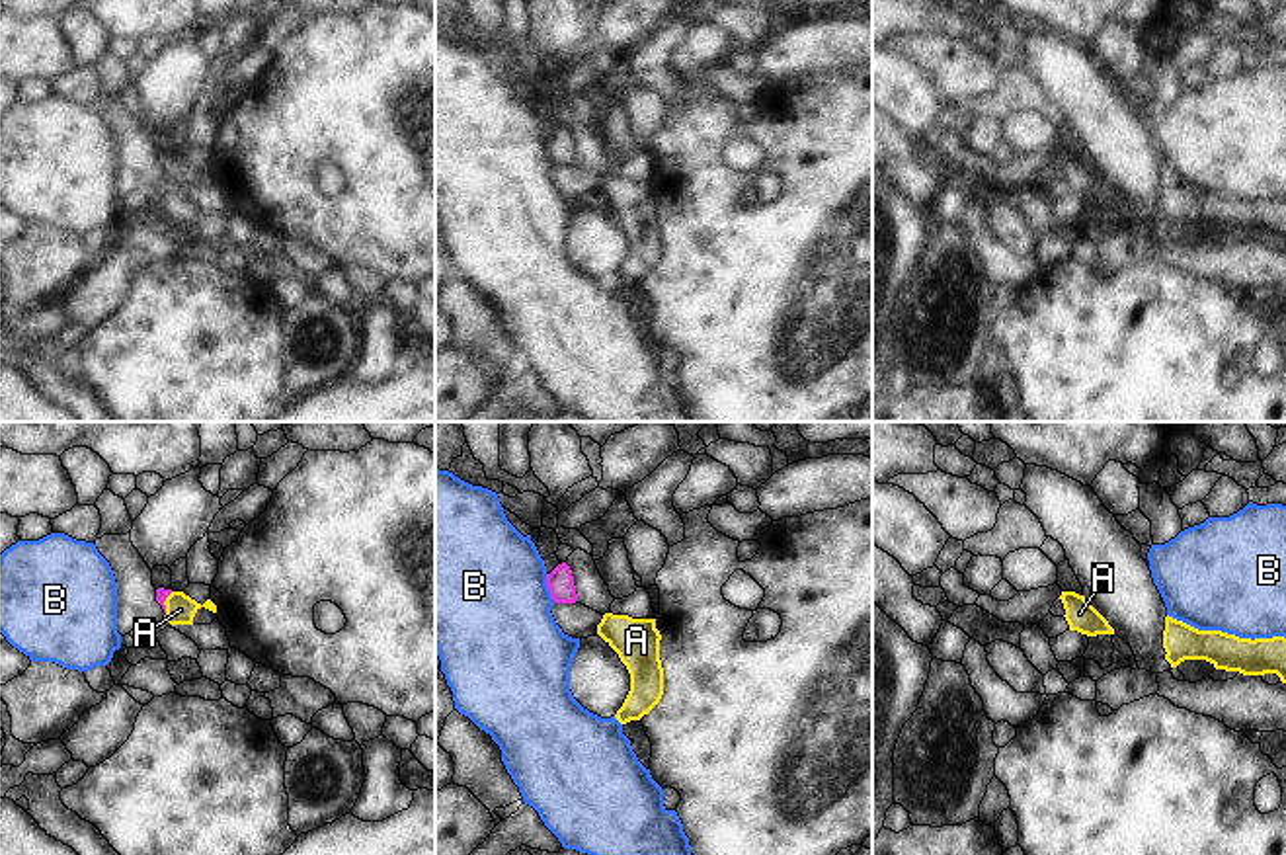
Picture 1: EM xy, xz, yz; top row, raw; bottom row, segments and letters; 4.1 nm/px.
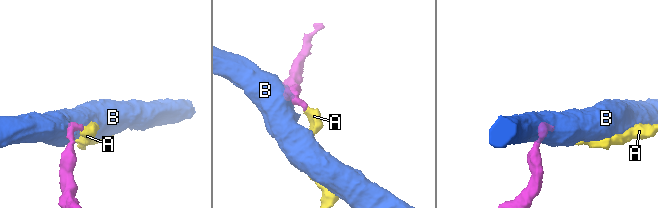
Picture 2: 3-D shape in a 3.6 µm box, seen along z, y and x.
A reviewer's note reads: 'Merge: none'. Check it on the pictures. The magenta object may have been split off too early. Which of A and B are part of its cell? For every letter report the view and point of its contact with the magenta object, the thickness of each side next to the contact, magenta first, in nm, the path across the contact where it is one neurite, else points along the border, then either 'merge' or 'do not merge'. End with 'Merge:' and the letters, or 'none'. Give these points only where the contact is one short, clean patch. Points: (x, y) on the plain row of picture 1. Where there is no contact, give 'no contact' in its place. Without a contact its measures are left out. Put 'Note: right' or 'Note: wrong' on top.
Note: wrong
A: meets magenta in xy at (164, 162); 50 nm thick on the magenta side, 130 nm on the other; runs through xy (160, 157), (164, 162), (180, 172); merge
B: meets magenta in xz at (549, 151); 110 nm thick on the magenta side, 500 nm on the other; border along xz (547, 137), (547, 149), (555, 164); do not merge
Merge: A

